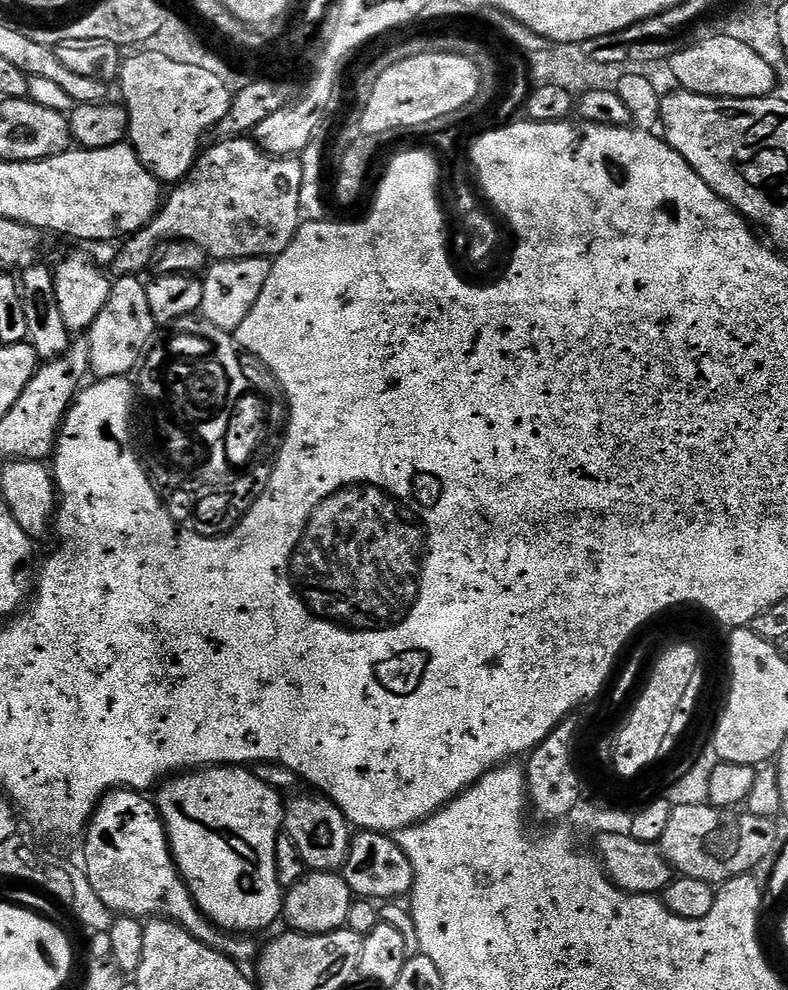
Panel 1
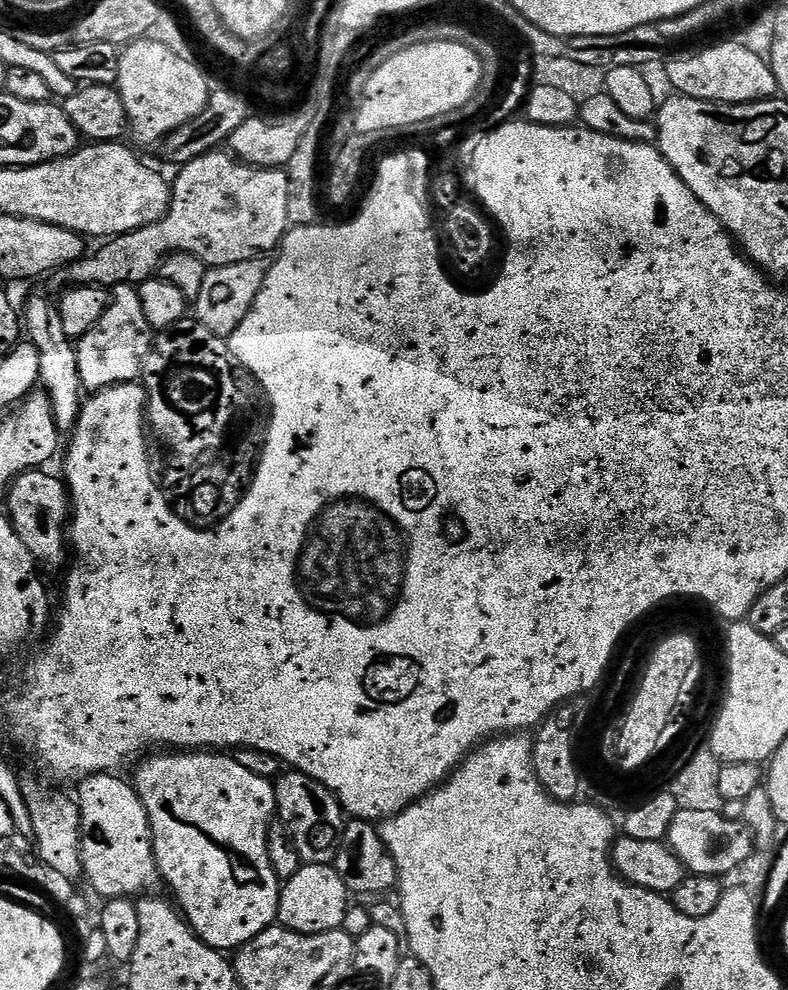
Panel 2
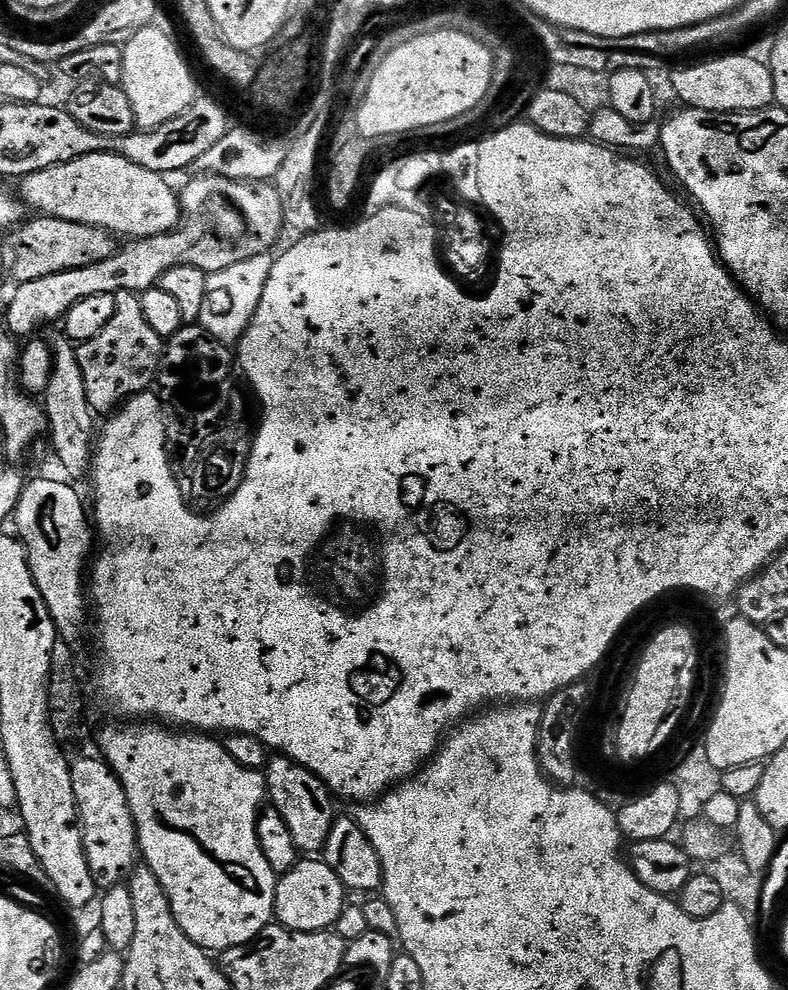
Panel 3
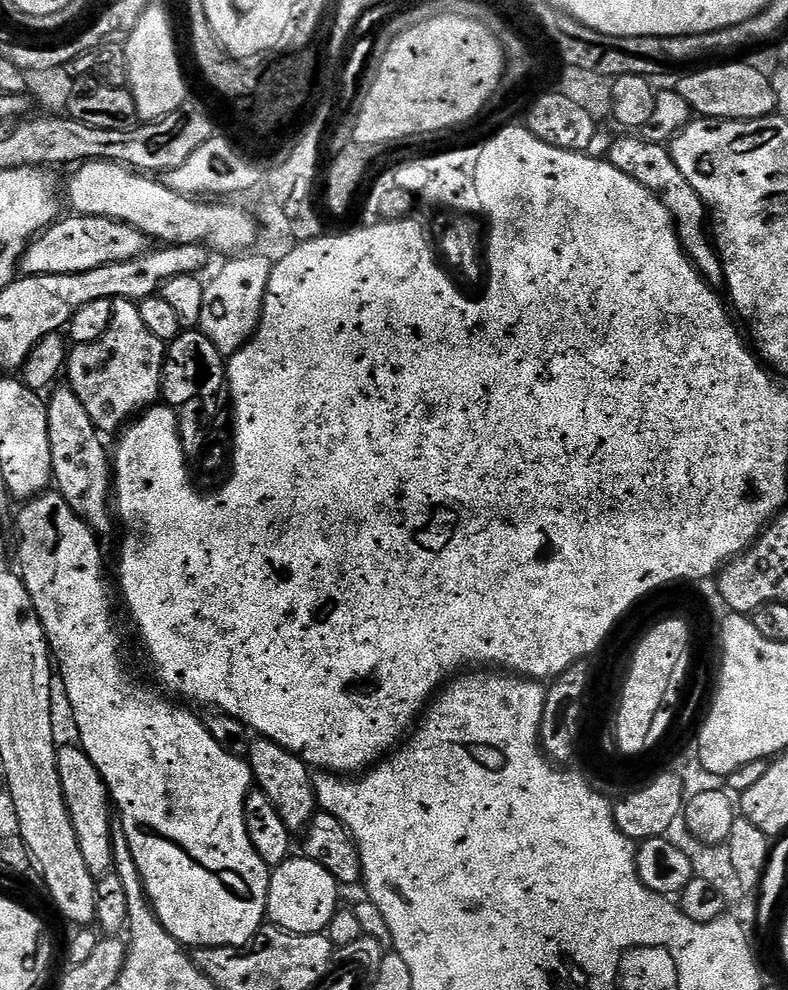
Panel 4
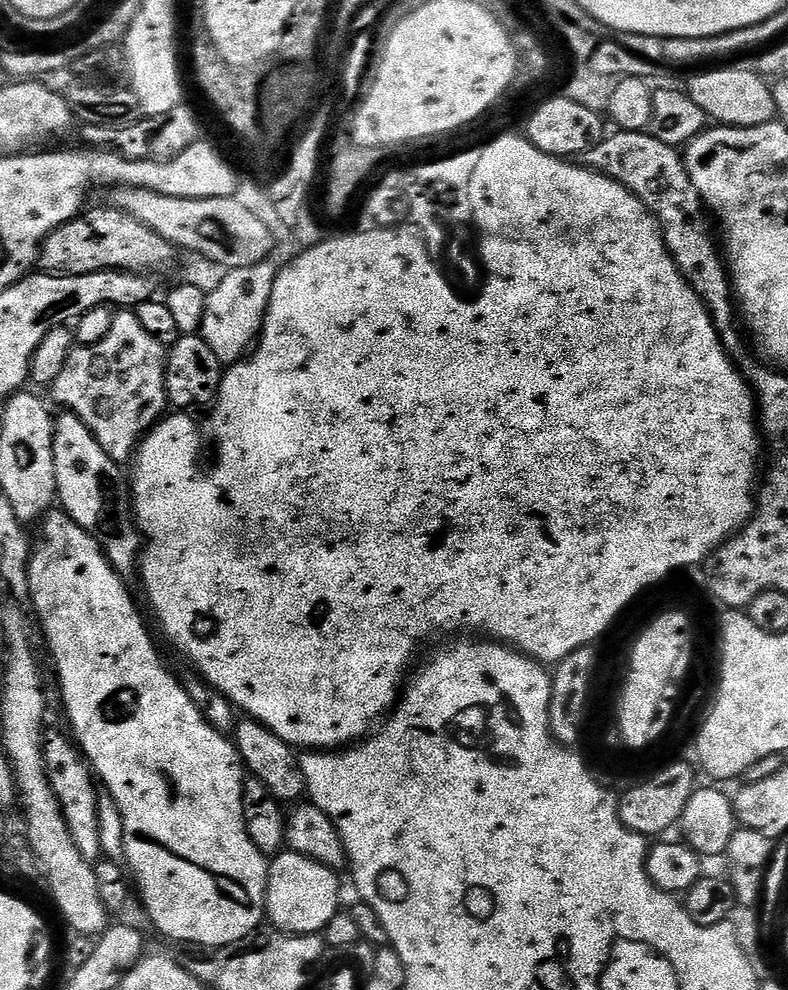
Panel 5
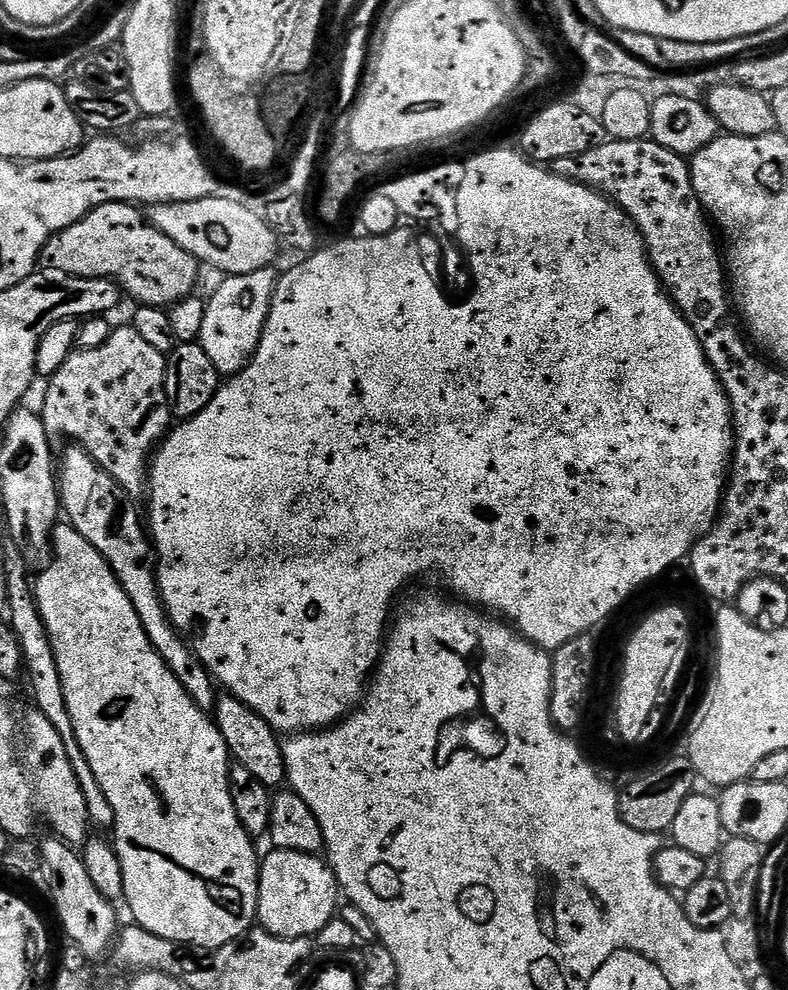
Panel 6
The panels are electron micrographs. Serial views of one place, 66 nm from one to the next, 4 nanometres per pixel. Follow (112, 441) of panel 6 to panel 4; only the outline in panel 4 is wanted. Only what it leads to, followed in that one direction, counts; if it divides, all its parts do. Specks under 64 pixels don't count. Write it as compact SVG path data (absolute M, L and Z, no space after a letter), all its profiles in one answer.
M117 298L112 301L112 321L106 334L98 342L77 344L69 351L66 384L78 394L78 402L86 406L96 429L116 434L161 399L165 357L165 341L146 330L139 303Z

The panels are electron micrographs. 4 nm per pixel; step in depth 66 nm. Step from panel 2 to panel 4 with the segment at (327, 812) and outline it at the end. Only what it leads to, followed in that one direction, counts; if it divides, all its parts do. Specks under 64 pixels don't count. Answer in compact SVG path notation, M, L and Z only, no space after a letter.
M263 738L251 741L246 759L252 768L255 787L264 792L266 798L270 798L270 802L274 802L274 810L282 814L282 822L286 822L292 833L303 833L318 811L313 769L303 760L299 760L293 752L278 746L273 740Z

